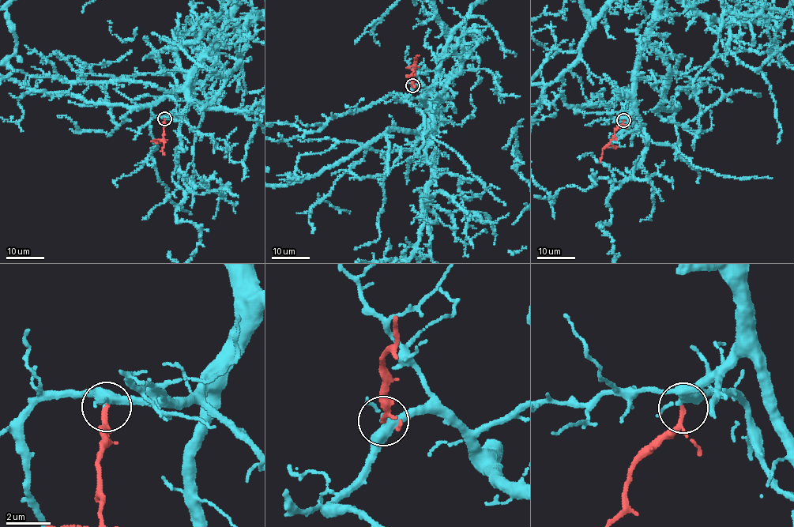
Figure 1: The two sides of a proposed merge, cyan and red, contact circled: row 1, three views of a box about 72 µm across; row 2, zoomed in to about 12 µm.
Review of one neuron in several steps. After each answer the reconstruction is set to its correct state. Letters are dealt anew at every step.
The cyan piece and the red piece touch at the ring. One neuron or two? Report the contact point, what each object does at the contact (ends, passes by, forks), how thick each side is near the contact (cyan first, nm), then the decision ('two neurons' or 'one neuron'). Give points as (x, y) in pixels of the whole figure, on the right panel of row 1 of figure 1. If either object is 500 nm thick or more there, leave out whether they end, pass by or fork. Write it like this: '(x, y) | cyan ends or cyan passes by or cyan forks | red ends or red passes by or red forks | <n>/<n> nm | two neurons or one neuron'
(623, 120) | cyan forks | red passes by | 240/160 nm | one neuron

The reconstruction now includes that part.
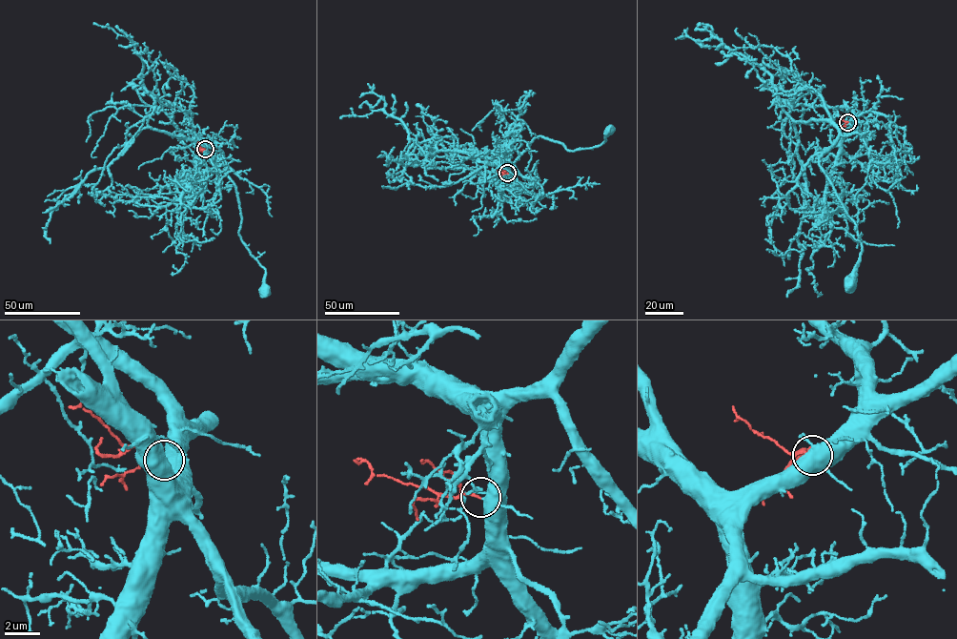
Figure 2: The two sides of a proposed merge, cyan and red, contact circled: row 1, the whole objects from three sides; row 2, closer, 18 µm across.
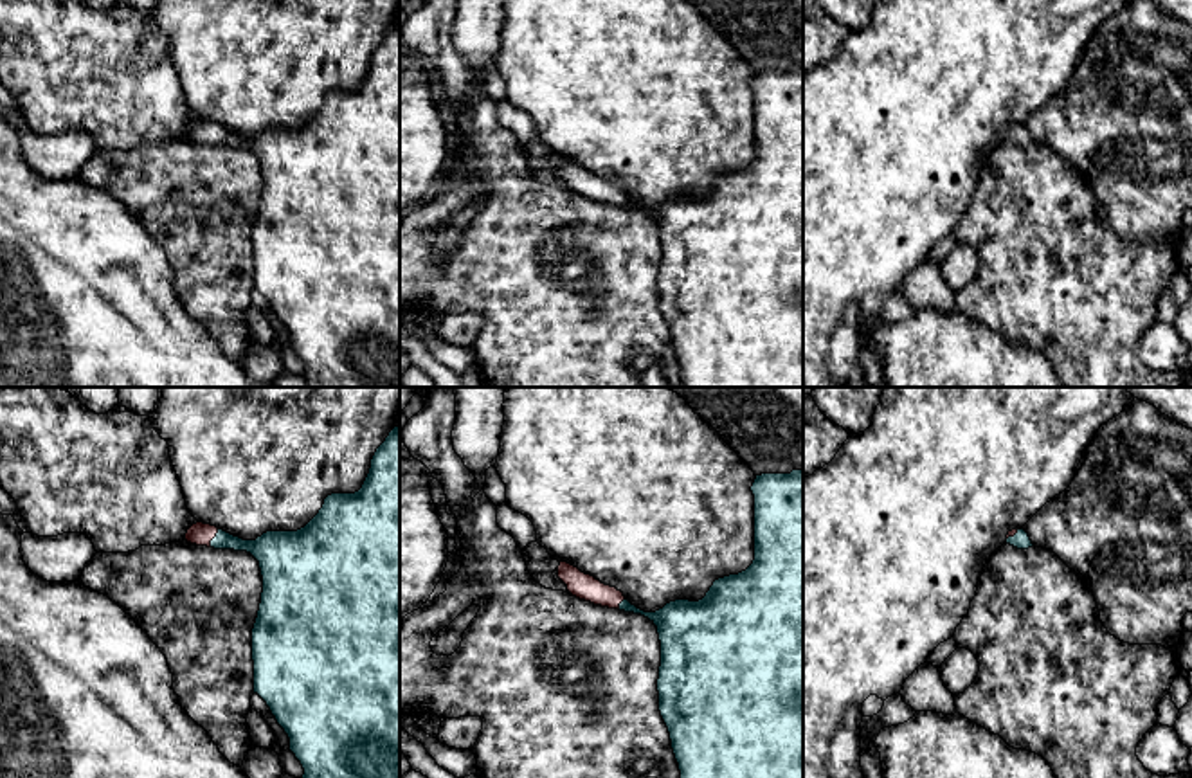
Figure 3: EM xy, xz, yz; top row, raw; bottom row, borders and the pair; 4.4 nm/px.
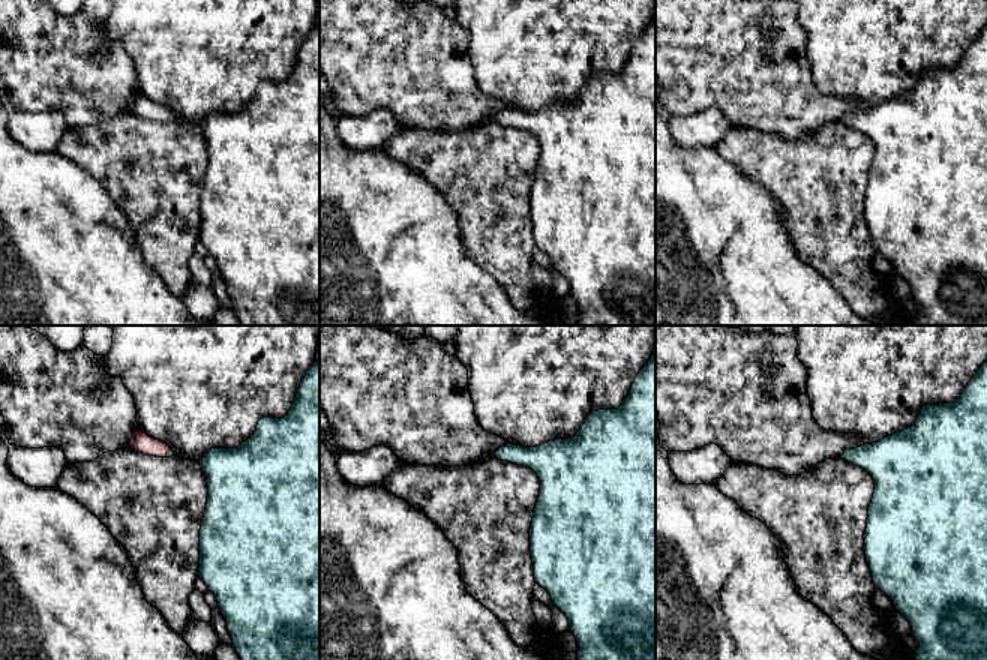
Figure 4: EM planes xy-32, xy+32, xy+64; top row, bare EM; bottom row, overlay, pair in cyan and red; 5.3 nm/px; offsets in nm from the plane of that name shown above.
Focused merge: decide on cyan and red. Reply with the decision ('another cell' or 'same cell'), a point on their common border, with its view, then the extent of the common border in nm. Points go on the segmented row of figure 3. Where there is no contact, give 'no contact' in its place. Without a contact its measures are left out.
same cell; meets cyan in xy at (213, 539); contact 90 nm long

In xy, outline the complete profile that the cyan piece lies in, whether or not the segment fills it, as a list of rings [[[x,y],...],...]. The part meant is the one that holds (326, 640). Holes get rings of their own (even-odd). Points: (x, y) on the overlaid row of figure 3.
[[[394,427],[376,448],[369,474],[355,493],[331,493],[319,513],[297,531],[266,531],[256,540],[243,540],[216,526],[196,522],[185,540],[214,549],[247,551],[257,562],[263,593],[252,629],[254,693],[257,693],[290,738],[290,751],[301,762],[303,778],[400,778],[400,427]]]

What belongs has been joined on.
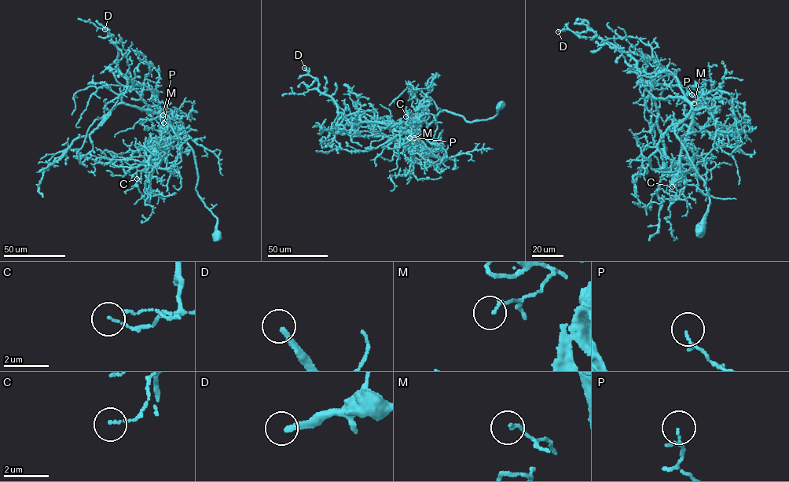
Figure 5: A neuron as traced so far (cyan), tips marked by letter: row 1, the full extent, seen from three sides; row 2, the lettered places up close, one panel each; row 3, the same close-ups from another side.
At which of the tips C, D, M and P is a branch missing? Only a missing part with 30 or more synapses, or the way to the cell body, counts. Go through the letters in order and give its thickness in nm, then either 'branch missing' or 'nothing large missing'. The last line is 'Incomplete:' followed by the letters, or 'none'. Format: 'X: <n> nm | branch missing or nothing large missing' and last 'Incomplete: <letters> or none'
C: 90 nm | nothing large missing
D: 240 nm | branch missing
M: 130 nm | nothing large missing
P: 120 nm | nothing large missing
Incomplete: D

